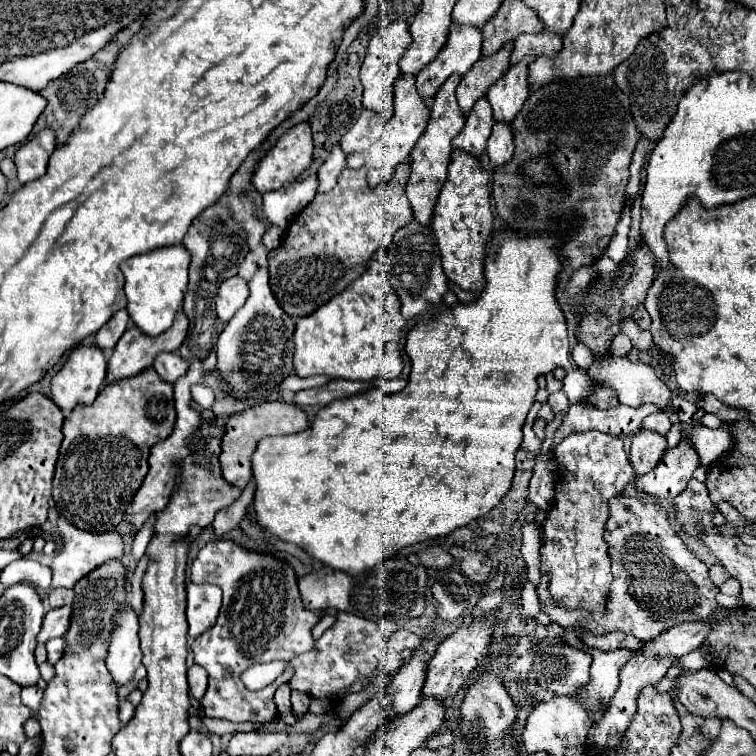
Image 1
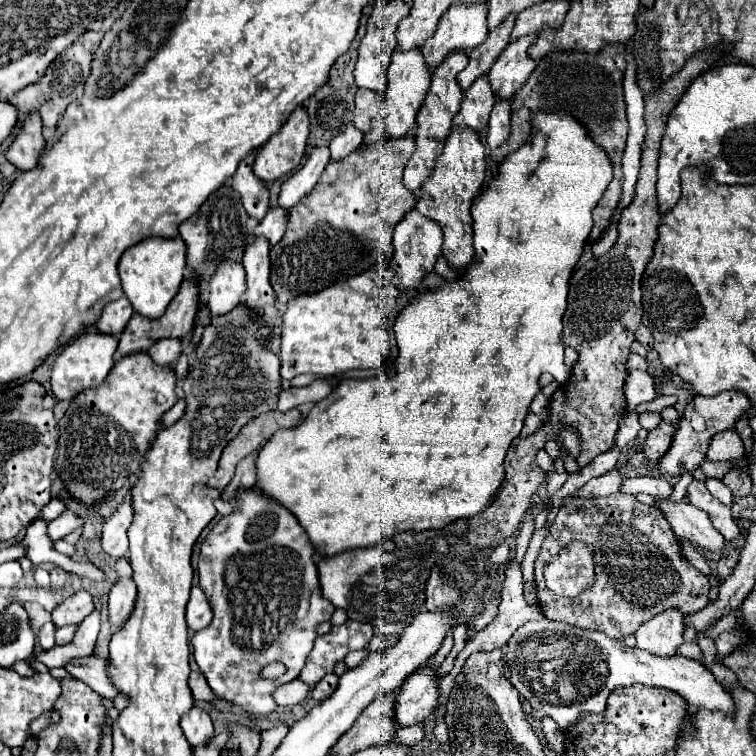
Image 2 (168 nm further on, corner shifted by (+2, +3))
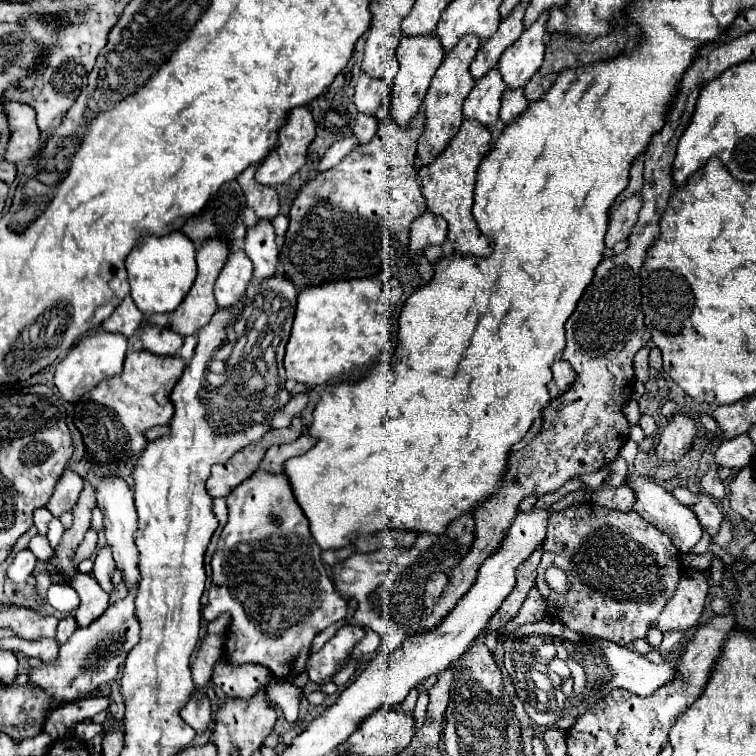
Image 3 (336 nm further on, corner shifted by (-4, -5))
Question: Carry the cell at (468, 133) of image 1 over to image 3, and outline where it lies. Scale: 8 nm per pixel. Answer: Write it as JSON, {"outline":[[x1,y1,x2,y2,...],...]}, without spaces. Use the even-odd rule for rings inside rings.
{"outline":[[492,68,492,72,488,72,486,76,480,78,480,82,476,80,476,86,464,100,464,110,462,110,464,118,476,120,486,128,492,126,498,120,500,98,502,98,504,90,506,90,506,86,502,82,498,68]]}

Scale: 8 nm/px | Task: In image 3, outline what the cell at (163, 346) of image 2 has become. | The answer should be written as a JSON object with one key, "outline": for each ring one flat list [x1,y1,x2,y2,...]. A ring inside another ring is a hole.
{"outline":[[140,328,140,340,144,348,156,356,174,356,182,348,182,338,176,332,164,332,164,328]]}

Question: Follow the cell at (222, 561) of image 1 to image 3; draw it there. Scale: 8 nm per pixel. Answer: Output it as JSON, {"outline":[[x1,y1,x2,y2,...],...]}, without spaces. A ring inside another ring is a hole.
{"outline":[[256,470,248,480,244,480,228,498,228,510,230,510,230,516,228,516,228,524,222,528,222,534,220,534,220,542,216,546,216,552,212,556,212,584,210,584,210,590,208,590,208,604,206,608,202,610,202,616,206,620,214,620,218,618,222,612,224,614,230,614,230,626,226,630,226,642,224,642,224,658,232,664,232,666,242,666,242,664,260,664,260,666,266,666,276,678,282,678,282,680,292,680,296,676,300,676,304,670,306,670,306,662,310,658,310,646,312,646,312,640,318,632,322,632,324,628,328,628,330,624,334,622,340,622,344,620,346,616,346,610,348,610,348,604,346,600,336,592,330,576,326,574,326,568,322,564,322,558,320,558,320,548,318,544,314,542,310,530,308,530,308,518,302,514,302,508,296,504,290,488,288,488,288,480,284,480,284,474,268,474,268,472,260,472]]}

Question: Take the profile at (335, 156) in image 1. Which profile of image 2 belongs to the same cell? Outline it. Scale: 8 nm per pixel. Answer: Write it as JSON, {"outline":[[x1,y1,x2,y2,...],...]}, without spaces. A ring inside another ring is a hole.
{"outline":[[348,124,344,128,342,134,338,134,332,142,330,142,330,152,332,152,332,160,342,160,344,156,348,156,350,152,354,152,360,144,362,144,364,132,360,132,354,124]]}

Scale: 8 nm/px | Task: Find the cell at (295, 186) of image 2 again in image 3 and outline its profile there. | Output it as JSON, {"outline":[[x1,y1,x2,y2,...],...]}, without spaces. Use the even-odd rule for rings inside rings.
{"outline":[[348,136,346,140,338,140,336,144,332,144,332,148,328,148,326,156,318,162,316,170,312,170,310,176,316,176,316,174,320,174,320,172,326,172,326,170,334,168,334,166,336,166,348,152,352,152,356,146,358,146,356,136]]}

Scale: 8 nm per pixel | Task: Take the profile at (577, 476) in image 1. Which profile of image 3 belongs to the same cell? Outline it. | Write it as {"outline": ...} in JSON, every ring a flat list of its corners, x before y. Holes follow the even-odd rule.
{"outline":[[550,566,546,570,546,582,548,586,556,592,556,594,568,594,570,592,570,582,568,582,568,576,562,568,558,566]]}

